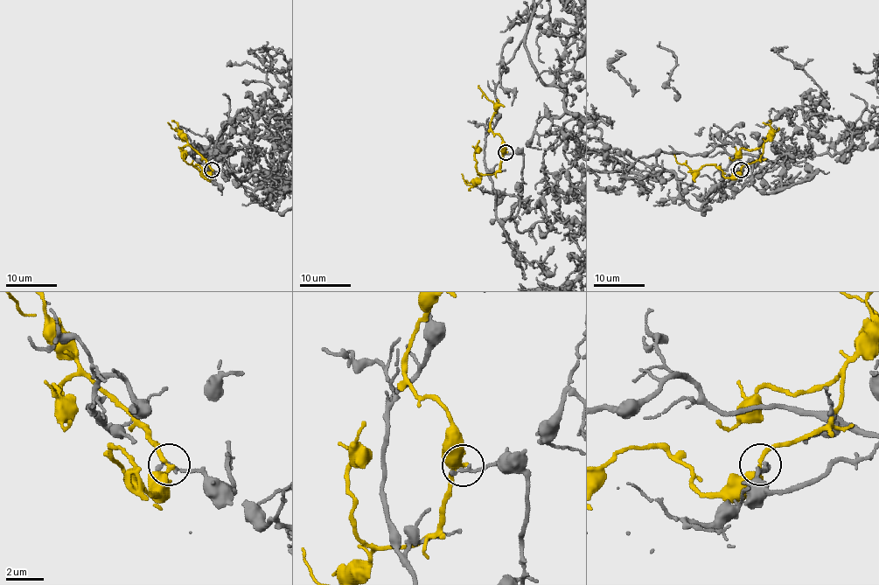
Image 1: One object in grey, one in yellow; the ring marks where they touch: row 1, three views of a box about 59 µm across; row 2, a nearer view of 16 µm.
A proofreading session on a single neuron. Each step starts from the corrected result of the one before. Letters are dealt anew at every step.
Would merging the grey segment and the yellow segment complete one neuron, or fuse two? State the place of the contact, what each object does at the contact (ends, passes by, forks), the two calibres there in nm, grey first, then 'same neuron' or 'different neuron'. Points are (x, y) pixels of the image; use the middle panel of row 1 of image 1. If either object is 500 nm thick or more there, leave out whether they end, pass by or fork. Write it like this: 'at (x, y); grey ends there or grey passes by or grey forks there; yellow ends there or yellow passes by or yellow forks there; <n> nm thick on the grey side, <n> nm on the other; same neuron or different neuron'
at (505, 152); grey ends there; yellow passes by; 280 nm thick on the grey side, 280 nm on the other; different neuron

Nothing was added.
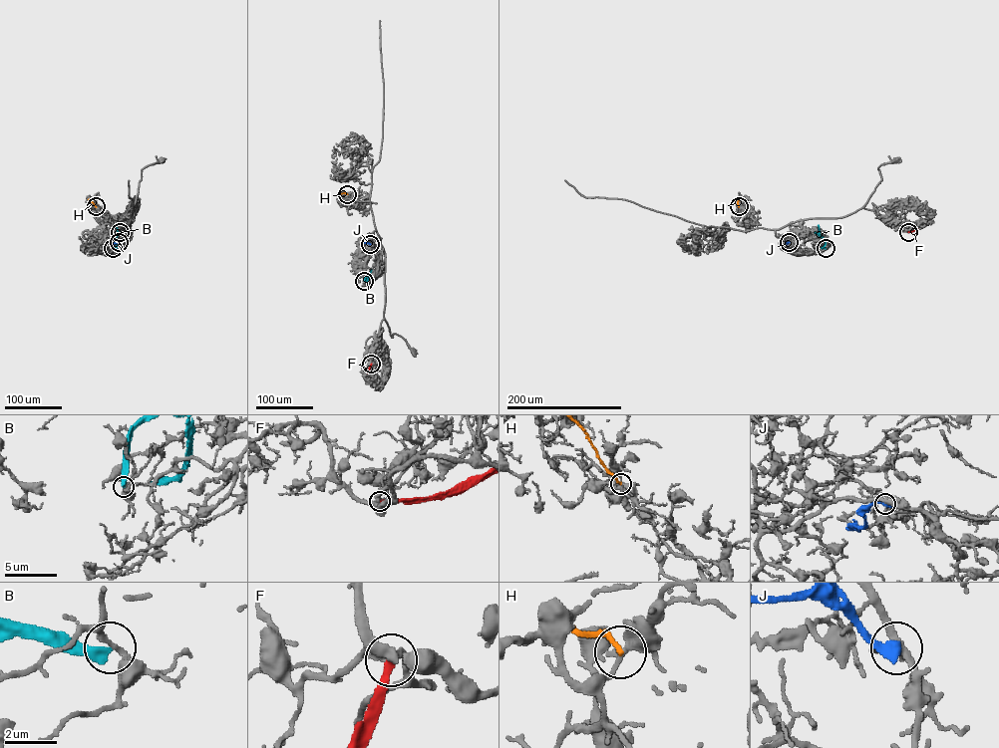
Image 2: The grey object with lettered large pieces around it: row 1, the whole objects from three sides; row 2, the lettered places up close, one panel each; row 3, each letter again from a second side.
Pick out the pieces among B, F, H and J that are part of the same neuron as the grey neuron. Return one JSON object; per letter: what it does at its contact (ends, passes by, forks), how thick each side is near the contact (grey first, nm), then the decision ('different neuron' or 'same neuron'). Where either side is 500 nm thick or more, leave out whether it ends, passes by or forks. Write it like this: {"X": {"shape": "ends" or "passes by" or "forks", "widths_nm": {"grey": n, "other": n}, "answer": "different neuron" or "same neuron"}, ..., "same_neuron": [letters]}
{"B": {"shape": "ends", "widths_nm": {"grey": 280, "other": 360}, "answer": "different neuron"}, "F": {"shape": "ends", "widths_nm": {"grey": 280, "other": 300}, "answer": "different neuron"}, "H": {"shape": "ends", "widths_nm": {"grey": 320, "other": 190}, "answer": "different neuron"}, "J": {"shape": "ends", "widths_nm": {"grey": 300, "other": 320}, "answer": "different neuron"}, "same_neuron": []}

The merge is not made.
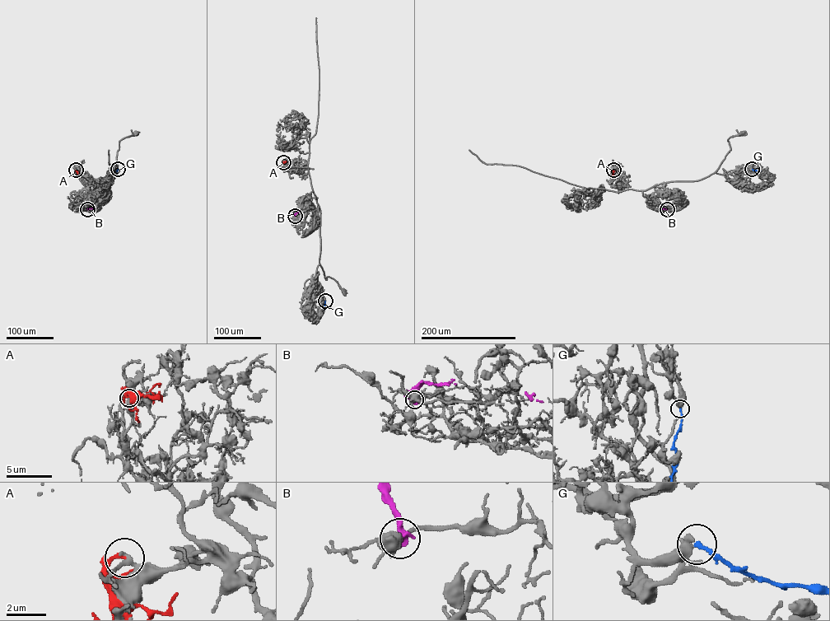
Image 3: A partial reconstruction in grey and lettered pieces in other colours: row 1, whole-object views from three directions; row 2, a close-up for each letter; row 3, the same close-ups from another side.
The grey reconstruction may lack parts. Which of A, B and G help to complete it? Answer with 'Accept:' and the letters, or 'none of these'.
Accept: none of these

